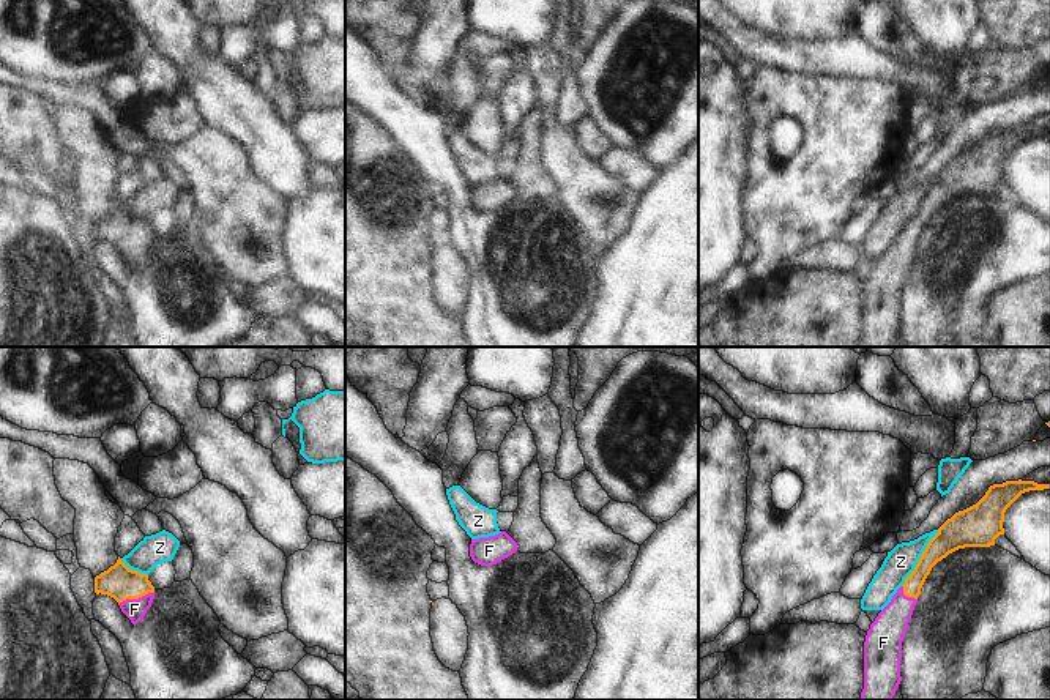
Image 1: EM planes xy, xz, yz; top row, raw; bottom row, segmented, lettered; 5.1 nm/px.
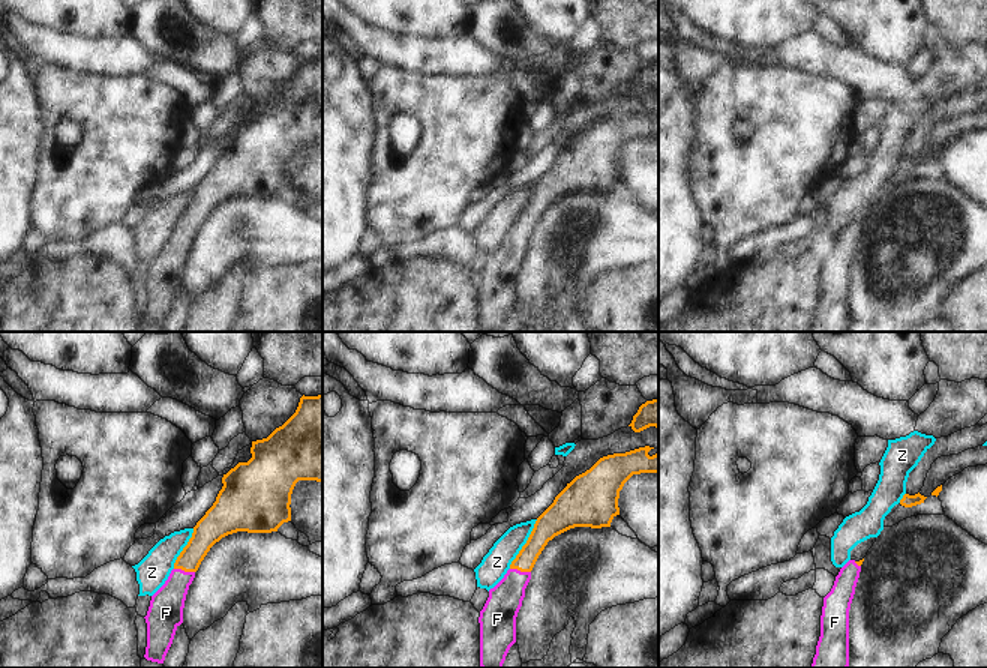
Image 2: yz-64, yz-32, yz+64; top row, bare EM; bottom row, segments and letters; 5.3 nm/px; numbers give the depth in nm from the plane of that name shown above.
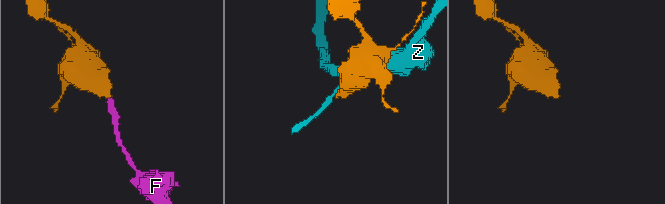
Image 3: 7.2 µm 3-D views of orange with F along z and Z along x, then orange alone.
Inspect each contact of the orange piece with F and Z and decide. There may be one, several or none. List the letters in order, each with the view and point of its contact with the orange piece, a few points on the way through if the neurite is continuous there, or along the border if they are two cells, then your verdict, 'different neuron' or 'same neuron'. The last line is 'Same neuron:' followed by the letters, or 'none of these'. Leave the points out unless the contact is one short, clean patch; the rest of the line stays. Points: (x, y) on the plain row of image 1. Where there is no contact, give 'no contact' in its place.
F: contact xy (136, 245); way xy (120, 229), (136, 245), (134, 256); same neuron
Z: contact yz (919, 205); different neuron
Same neuron: F

